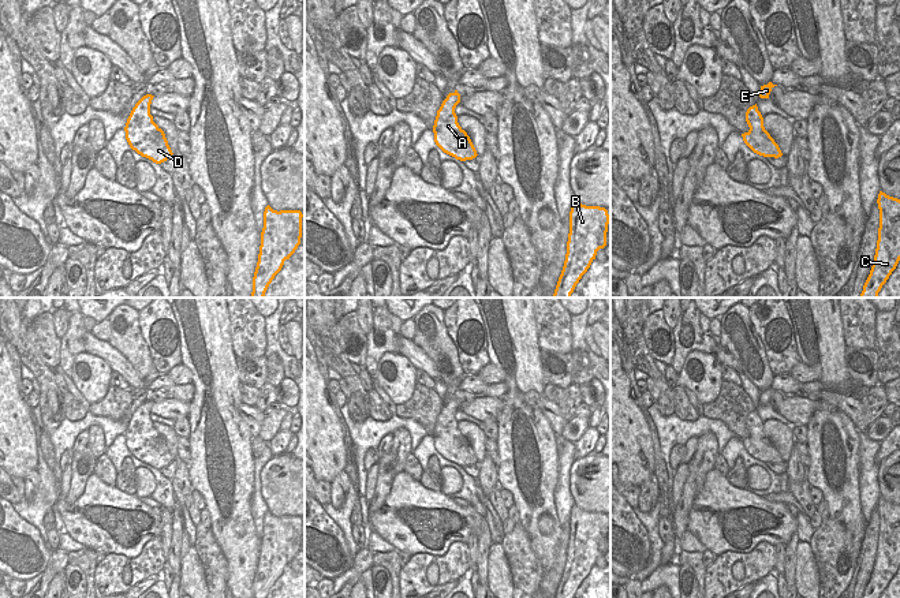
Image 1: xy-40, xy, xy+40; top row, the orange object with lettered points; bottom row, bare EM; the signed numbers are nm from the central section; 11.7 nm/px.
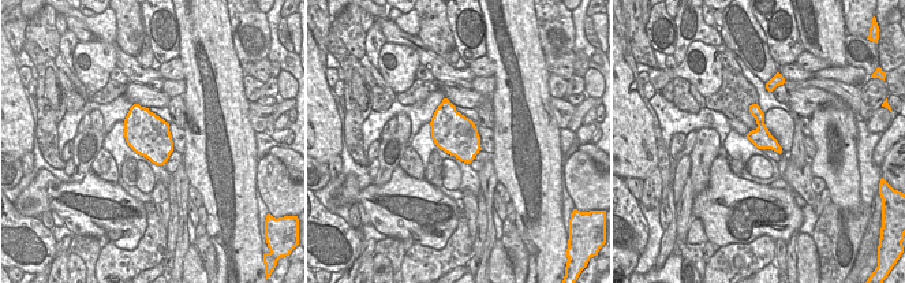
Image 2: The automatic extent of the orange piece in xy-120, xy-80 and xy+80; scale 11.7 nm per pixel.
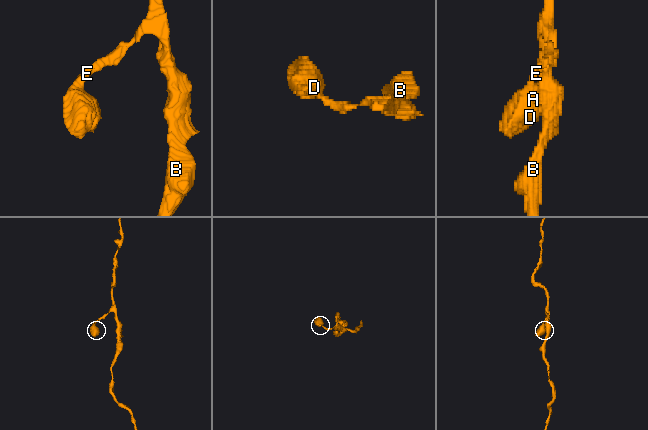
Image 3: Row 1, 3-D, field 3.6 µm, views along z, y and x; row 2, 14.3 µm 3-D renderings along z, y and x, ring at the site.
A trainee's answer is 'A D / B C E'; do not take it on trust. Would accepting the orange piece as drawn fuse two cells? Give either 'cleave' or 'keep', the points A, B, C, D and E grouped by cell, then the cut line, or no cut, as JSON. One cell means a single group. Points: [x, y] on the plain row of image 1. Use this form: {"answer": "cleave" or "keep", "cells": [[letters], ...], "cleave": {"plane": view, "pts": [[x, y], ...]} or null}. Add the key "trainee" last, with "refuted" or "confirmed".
{"answer": "keep", "cells": [["A", "B", "C", "D", "E"]], "cleave": null, "trainee": "refuted"}

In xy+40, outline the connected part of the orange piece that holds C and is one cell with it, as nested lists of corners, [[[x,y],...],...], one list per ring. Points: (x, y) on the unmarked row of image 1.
[[[878,500],[880,534],[875,561],[862,598],[880,598],[900,567],[900,505]]]

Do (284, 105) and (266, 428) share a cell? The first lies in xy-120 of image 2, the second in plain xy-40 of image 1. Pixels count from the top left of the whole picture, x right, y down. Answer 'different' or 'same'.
same

